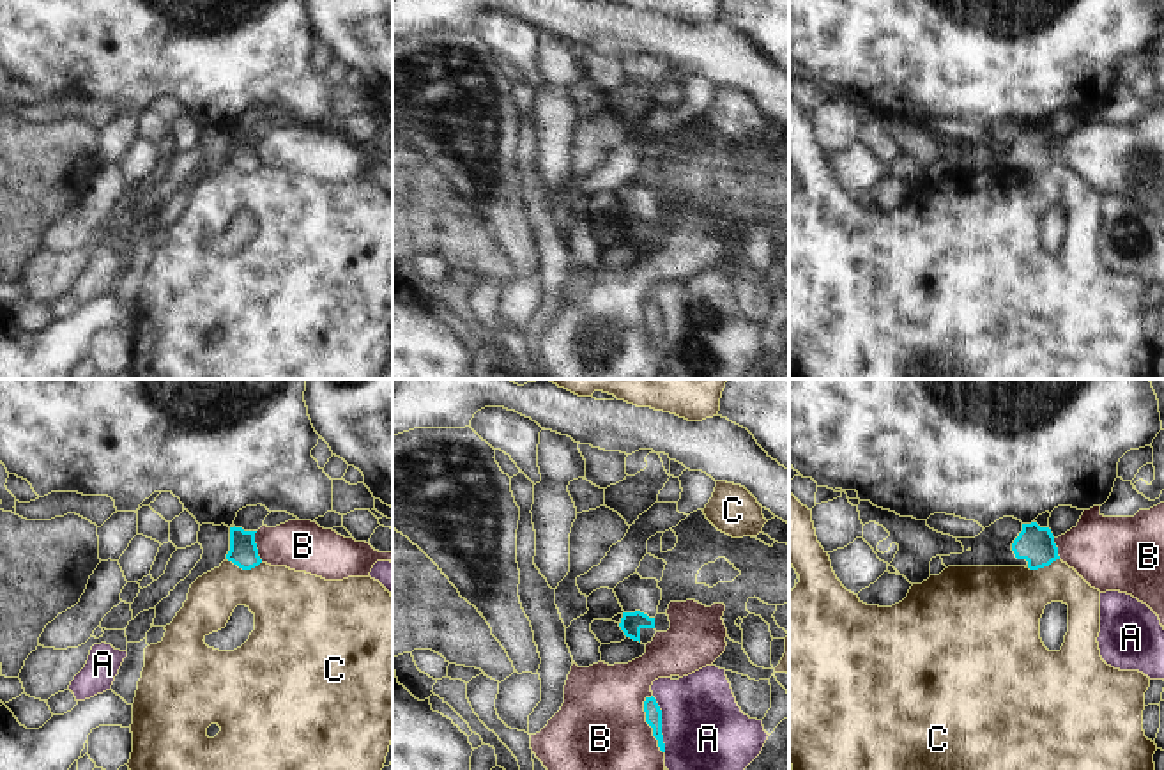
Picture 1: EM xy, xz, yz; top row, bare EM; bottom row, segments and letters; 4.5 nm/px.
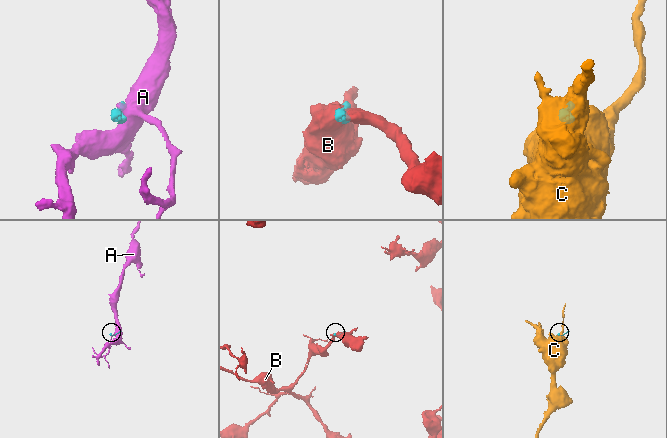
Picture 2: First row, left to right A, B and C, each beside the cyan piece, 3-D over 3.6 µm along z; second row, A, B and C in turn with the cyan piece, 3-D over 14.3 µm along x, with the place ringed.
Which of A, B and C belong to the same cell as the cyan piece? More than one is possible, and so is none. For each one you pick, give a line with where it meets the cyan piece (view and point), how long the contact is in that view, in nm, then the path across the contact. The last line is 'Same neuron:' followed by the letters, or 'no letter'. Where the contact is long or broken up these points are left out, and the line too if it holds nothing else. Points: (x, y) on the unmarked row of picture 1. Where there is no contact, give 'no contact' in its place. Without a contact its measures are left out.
Same neuron: no letter

